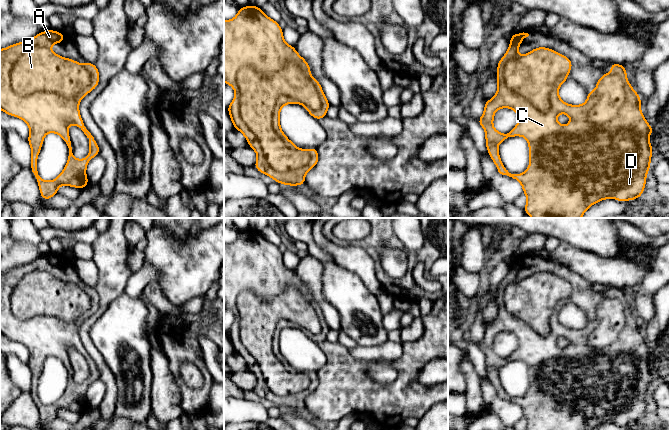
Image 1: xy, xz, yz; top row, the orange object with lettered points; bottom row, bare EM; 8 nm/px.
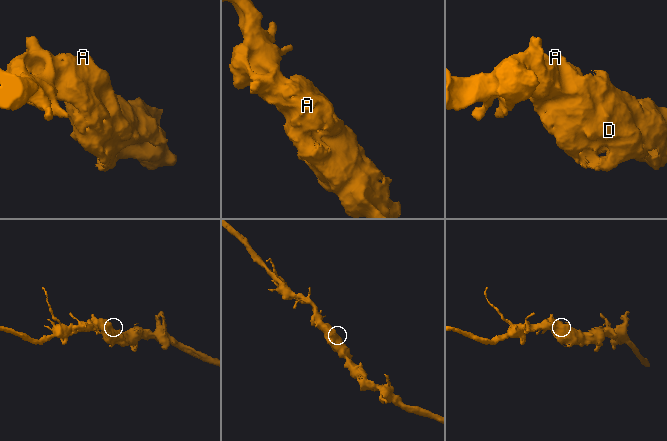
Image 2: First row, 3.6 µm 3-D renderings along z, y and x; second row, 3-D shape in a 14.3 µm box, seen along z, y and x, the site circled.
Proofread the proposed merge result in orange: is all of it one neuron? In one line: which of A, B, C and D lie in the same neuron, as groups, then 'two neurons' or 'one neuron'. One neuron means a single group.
groups A C D / B; two neurons

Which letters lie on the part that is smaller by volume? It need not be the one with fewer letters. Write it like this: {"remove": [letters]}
{"remove": ["B"]}

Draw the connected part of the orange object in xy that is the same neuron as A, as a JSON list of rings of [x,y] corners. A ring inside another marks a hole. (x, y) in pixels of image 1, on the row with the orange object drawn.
[[[52,29],[38,33],[30,40],[12,44],[0,49],[0,109],[13,117],[24,120],[30,130],[28,143],[31,146],[31,172],[34,175],[41,194],[47,201],[58,193],[61,185],[85,188],[88,184],[86,168],[88,162],[99,155],[99,146],[86,129],[79,112],[79,103],[99,84],[99,70],[94,63],[85,62],[84,67],[90,74],[90,84],[74,98],[65,98],[51,92],[35,92],[22,96],[11,86],[10,74],[19,57],[27,50],[42,46],[51,47],[63,43],[65,35]],[[68,125],[79,127],[89,140],[89,154],[84,159],[73,156],[73,144],[68,132]],[[47,133],[56,133],[62,137],[68,148],[68,160],[59,176],[51,181],[43,180],[37,169],[38,155]]]

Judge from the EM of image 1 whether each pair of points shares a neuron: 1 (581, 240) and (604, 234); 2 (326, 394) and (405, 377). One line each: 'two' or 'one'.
1: one
2: one

